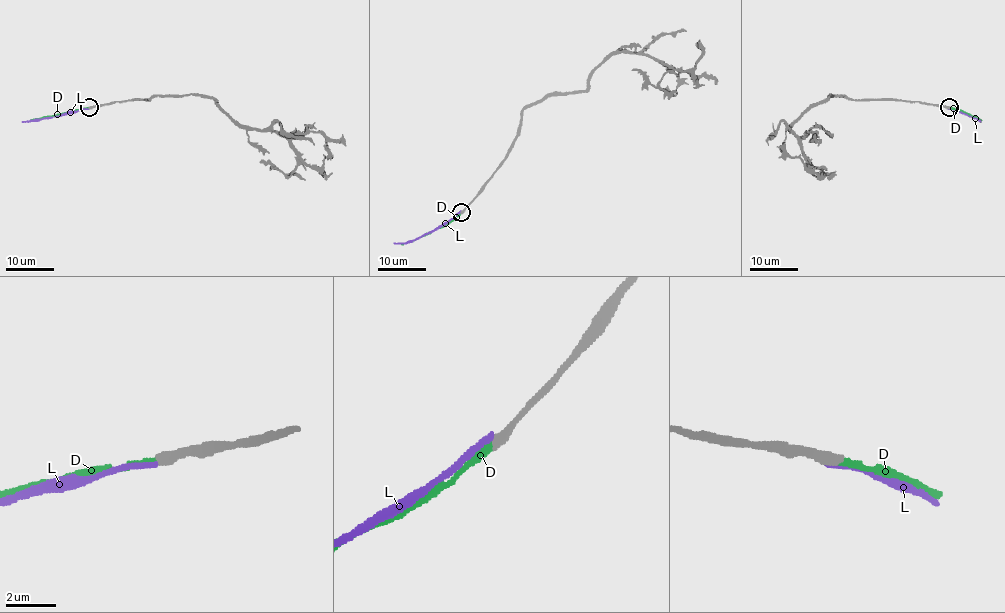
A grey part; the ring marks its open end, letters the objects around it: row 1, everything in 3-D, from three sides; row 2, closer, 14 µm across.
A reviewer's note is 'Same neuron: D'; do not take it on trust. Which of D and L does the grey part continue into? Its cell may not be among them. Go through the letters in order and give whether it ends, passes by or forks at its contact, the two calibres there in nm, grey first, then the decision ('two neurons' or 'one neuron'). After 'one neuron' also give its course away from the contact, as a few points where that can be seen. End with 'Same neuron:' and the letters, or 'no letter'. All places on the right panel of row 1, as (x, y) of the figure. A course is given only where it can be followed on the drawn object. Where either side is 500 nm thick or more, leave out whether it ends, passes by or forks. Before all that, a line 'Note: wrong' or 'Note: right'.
Note: right
D: it ends | 420/280 nm | one neuron | via (949, 107), (982, 121)
L: it ends | 440/240 nm | two neurons
Same neuron: D

